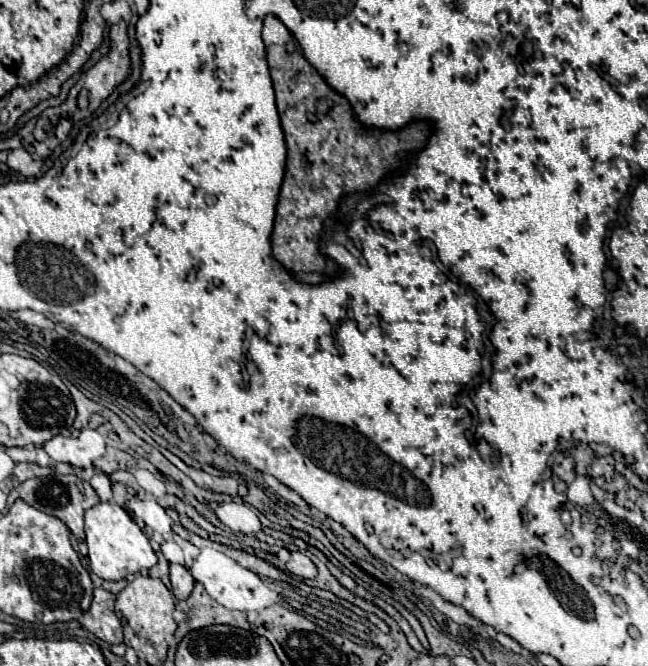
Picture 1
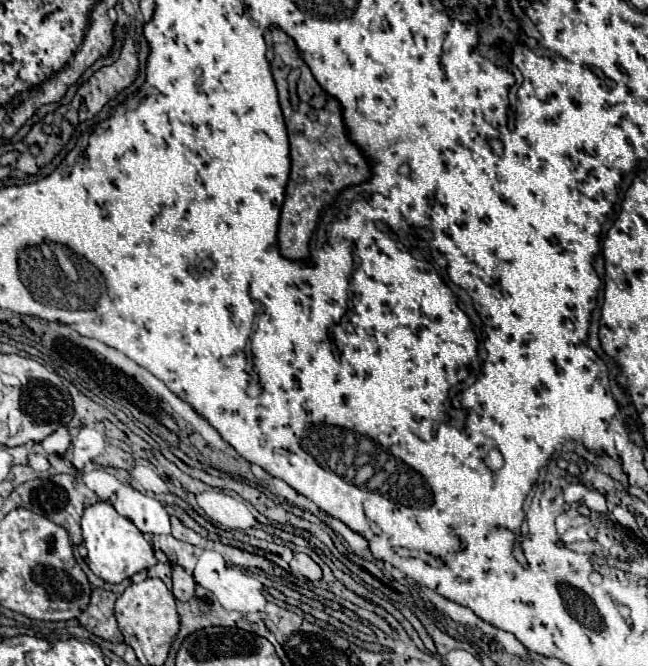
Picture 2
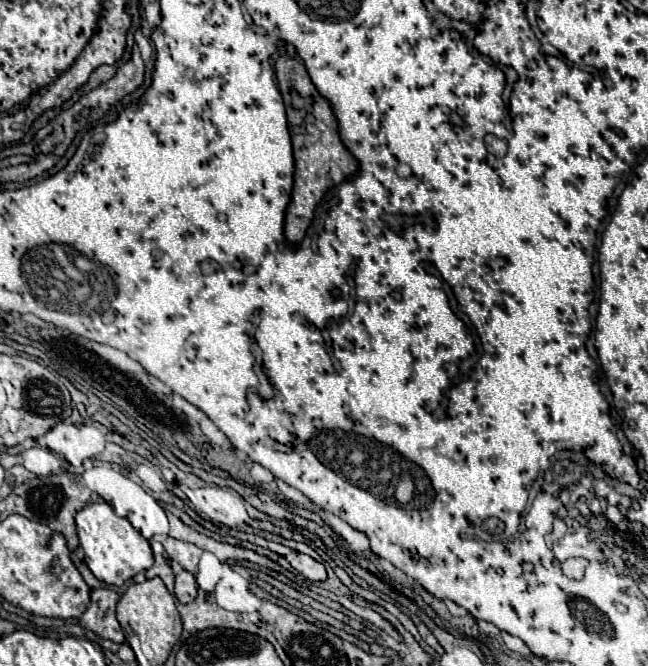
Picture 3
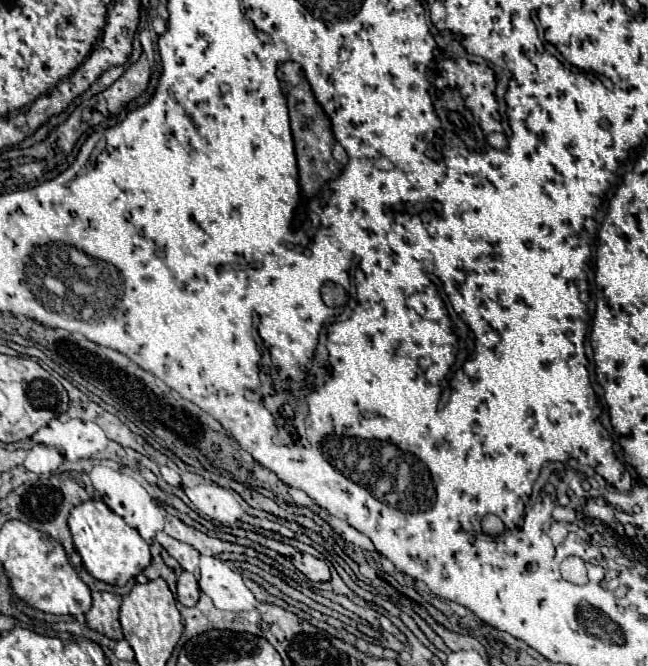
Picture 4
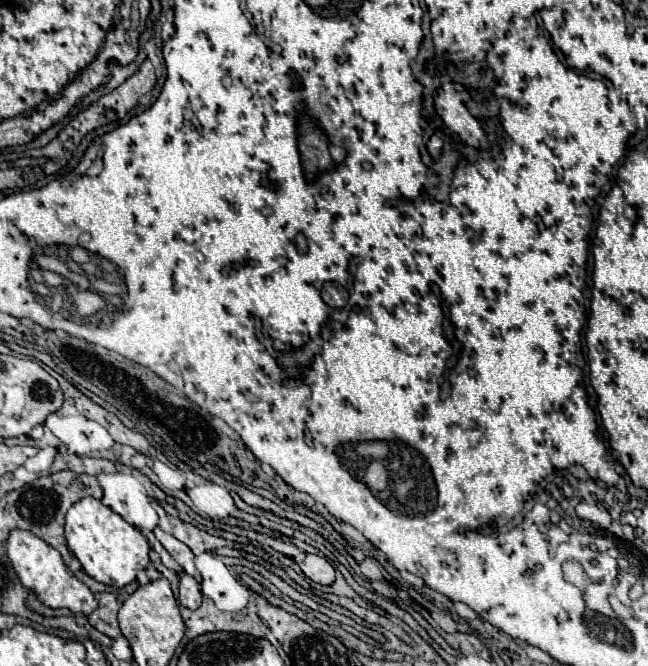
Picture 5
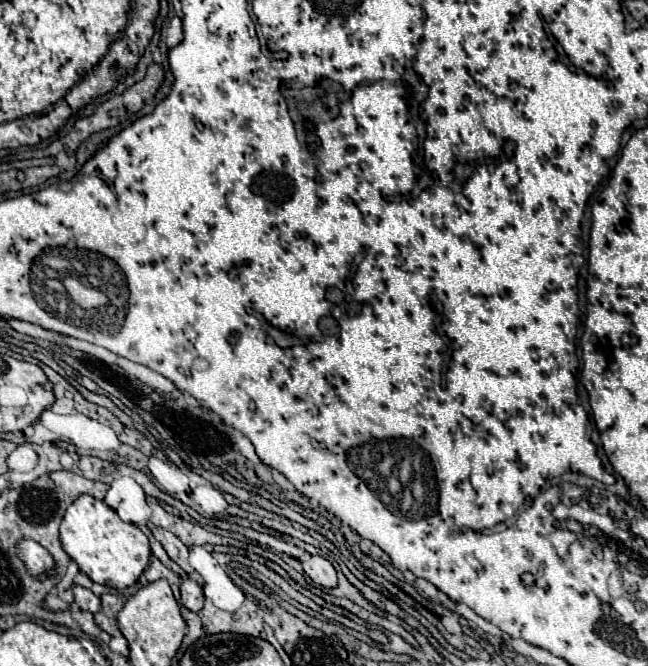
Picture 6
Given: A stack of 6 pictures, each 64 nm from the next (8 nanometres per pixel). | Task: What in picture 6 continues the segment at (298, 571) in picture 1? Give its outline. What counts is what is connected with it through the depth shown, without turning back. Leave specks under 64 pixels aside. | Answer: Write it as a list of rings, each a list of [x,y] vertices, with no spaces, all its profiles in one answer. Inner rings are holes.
[[[298,548],[292,556],[296,556],[300,560],[304,572],[312,578],[312,582],[316,582],[324,588],[334,588],[336,586],[336,570],[326,558],[312,556],[308,552],[298,552]]]

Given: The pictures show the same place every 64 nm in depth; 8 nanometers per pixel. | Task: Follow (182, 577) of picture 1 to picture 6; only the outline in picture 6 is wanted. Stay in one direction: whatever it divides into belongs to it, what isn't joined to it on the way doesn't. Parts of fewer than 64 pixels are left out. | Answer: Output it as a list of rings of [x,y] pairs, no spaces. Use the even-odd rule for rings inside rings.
[[[186,578],[180,586],[180,604],[186,606],[188,610],[192,612],[198,612],[204,604],[204,592],[202,592],[202,586],[192,580],[192,578]]]

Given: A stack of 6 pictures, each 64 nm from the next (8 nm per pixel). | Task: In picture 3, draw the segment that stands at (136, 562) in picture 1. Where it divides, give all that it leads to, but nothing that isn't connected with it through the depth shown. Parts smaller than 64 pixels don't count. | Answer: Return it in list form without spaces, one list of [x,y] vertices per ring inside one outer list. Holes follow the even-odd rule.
[[[104,500],[88,504],[84,510],[80,510],[76,514],[76,528],[80,546],[84,550],[84,562],[88,564],[92,574],[106,584],[122,586],[126,580],[130,580],[142,570],[148,570],[154,564],[148,540],[126,518],[116,516],[112,506]]]

